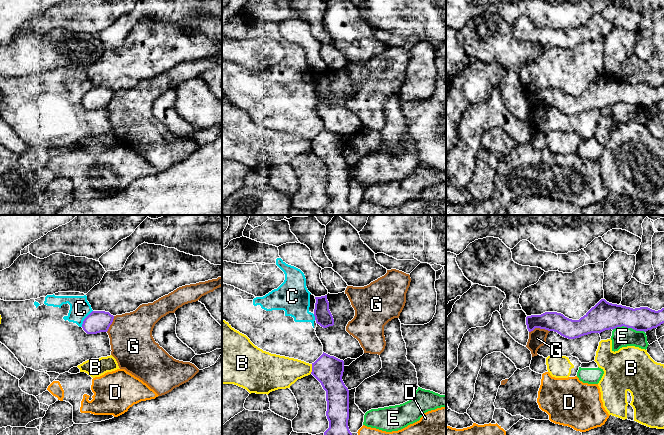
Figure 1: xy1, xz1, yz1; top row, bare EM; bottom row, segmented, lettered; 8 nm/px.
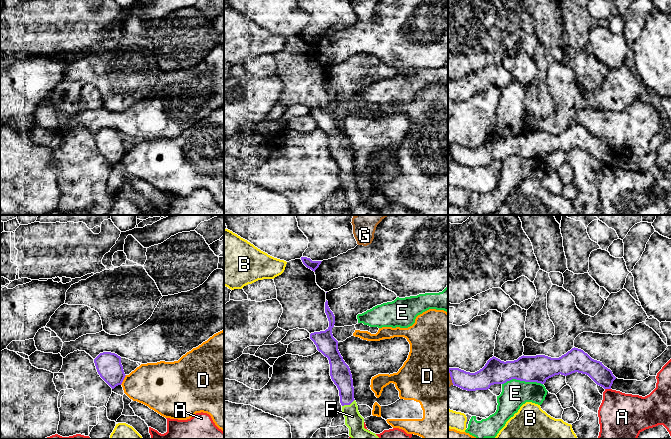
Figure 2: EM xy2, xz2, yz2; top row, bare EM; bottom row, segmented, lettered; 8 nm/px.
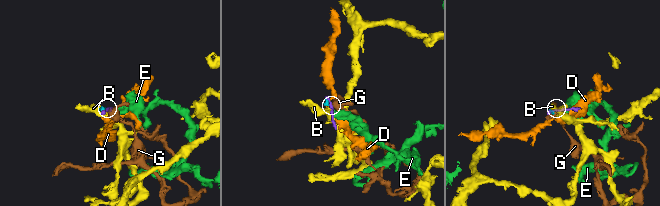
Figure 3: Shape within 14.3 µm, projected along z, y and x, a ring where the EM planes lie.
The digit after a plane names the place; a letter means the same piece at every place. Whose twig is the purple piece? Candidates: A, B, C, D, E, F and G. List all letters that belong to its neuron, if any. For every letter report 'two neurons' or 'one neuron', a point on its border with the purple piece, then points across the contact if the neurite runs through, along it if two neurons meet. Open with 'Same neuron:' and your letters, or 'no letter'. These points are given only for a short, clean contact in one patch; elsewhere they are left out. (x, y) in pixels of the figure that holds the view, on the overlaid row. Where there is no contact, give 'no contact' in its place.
Same neuron: F
A: two neurons; contact yz2 (608, 388); border yz2 (605, 388), (610, 389)
B: two neurons; contact xz1 (312, 369); border xz1 (312, 364), (310, 373)
C: two neurons; contact xy1 (85, 318)
D: two neurons; contact xy2 (123, 379); border xy2 (126, 375), (120, 384)
E: two neurons; contact yz2 (522, 380); border yz2 (542, 383), (510, 379), (502, 384)
F: one neuron; contact xz2 (348, 404); way xz2 (340, 374), (345, 385), (348, 404), (354, 421)
G: two neurons; contact yz1 (539, 327); border yz1 (549, 330), (534, 328), (529, 332)

